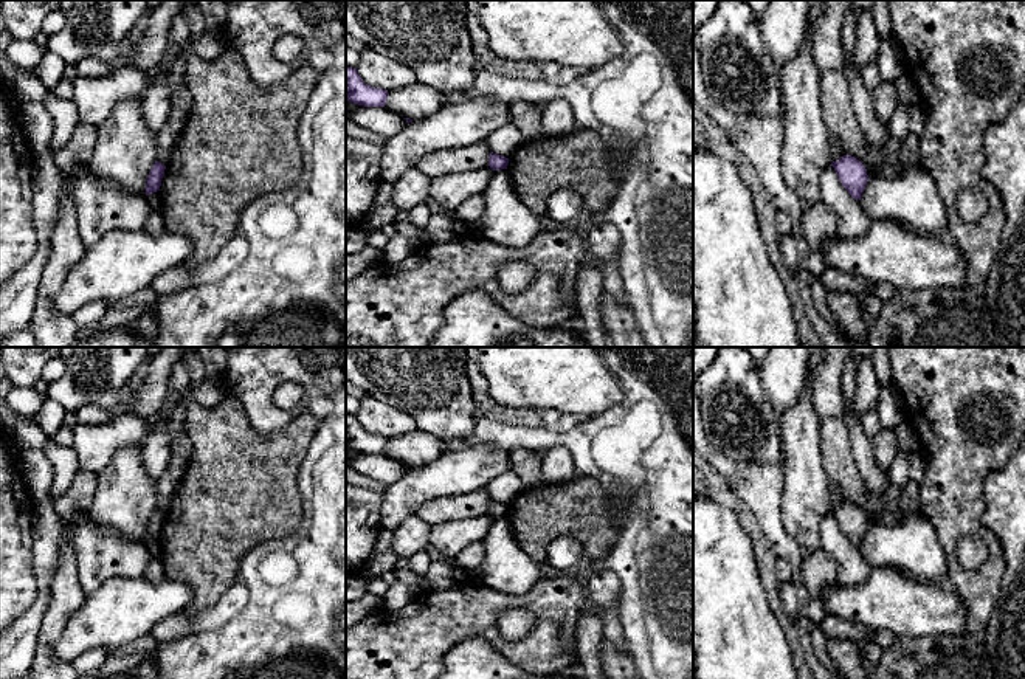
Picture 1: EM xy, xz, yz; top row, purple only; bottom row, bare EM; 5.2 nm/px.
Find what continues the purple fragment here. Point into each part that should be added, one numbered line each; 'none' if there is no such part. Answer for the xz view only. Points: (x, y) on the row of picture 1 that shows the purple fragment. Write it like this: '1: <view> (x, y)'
none

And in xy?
none

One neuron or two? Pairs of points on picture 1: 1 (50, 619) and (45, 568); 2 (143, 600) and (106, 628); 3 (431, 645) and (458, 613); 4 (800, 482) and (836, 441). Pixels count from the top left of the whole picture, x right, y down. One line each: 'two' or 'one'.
1: two
2: one
3: one
4: two

